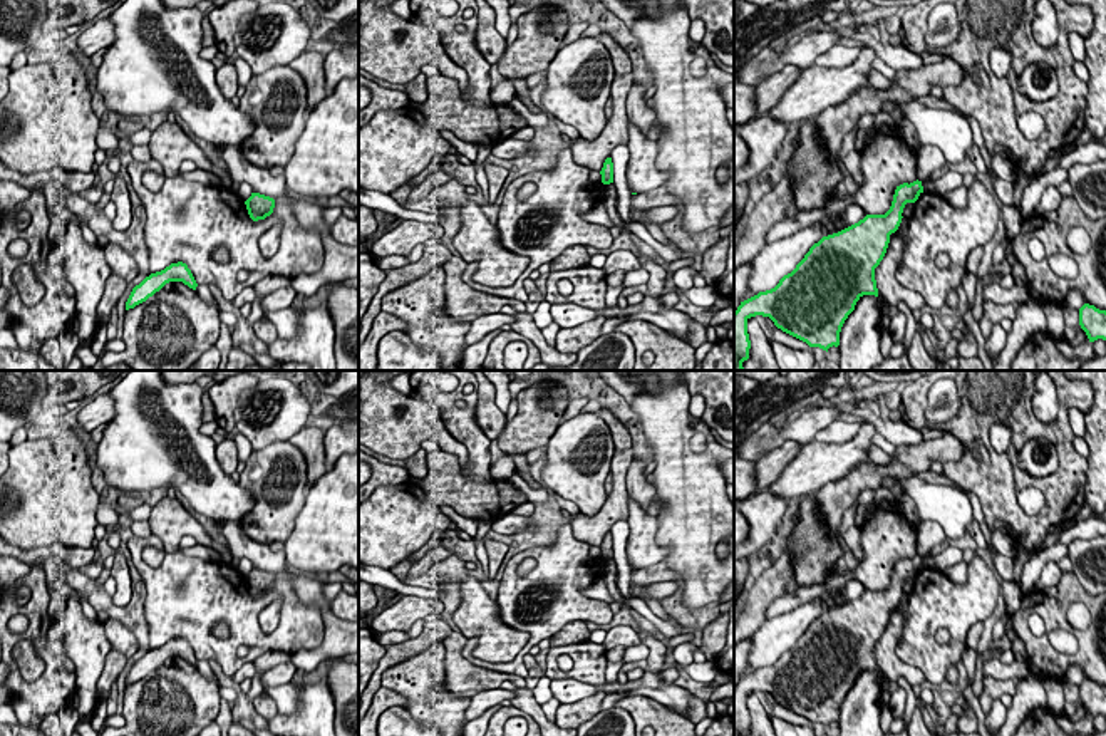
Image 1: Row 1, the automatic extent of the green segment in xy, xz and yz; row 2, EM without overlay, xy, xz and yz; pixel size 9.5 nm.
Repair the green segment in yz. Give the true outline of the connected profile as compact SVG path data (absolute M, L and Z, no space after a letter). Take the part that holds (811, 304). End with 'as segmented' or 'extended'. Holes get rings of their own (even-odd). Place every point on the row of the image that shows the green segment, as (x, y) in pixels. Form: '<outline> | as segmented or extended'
M922 181L897 186L885 215L866 215L858 223L823 236L796 268L766 292L741 302L734 312L734 371L744 371L751 340L747 320L769 317L778 329L828 352L840 345L840 332L863 295L878 297L875 268L883 260L890 235L902 223L907 203L923 193Z | as segmented

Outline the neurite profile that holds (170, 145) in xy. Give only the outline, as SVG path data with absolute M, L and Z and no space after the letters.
M163 122L151 134L151 159L156 159L166 176L176 176L183 161L189 159L199 169L208 169L223 181L223 188L231 188L233 179L225 168L213 166L199 146L181 129L178 122Z

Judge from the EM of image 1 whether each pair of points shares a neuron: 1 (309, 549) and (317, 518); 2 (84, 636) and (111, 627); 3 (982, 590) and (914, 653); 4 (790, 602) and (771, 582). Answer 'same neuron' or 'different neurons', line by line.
1: same neuron
2: different neurons
3: same neuron
4: different neurons

